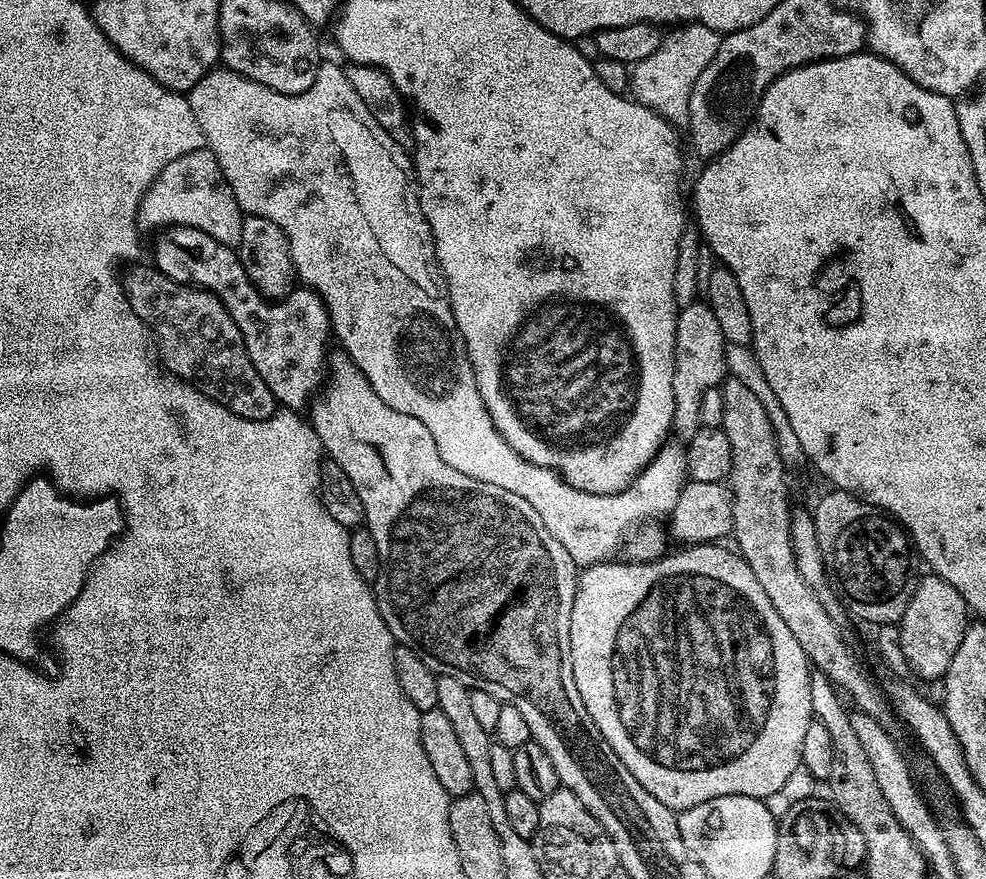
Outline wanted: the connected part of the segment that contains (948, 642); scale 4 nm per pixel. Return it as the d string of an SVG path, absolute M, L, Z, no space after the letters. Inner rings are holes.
M935 574L921 575L914 594L906 606L904 616L899 620L902 653L913 673L915 671L924 680L939 681L958 651L962 634L966 634L970 623L968 603L940 576Z

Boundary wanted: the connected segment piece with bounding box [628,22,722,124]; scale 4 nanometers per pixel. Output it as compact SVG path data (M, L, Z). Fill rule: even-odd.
M695 22L685 23L669 32L669 35L667 33L661 39L660 46L654 54L631 67L628 92L640 104L654 109L672 123L680 124L687 121L689 96L693 92L694 82L714 60L722 38L718 32Z

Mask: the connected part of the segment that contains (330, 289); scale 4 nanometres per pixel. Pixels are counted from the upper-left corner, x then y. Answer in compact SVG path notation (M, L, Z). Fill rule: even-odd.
M321 63L318 74L314 78L314 86L310 86L310 90L302 94L291 96L282 94L262 82L254 82L250 78L239 76L238 73L231 72L229 68L217 66L206 73L186 95L190 102L190 110L194 110L194 118L198 118L204 143L215 154L222 174L233 188L241 211L249 216L265 216L270 218L270 222L278 222L278 226L282 226L288 239L288 252L296 267L296 275L307 287L324 299L324 305L328 308L328 317L332 320L335 339L340 339L339 347L348 353L348 357L356 363L358 370L366 374L370 386L374 386L378 398L382 398L386 406L394 410L402 410L402 414L410 414L418 418L418 422L422 422L422 426L430 430L430 438L434 438L434 446L438 454L442 454L442 462L446 462L446 466L454 466L454 470L466 474L466 478L478 478L478 482L490 482L490 486L502 486L502 490L510 490L518 494L518 498L526 498L526 502L530 502L530 506L538 510L538 518L542 518L546 530L550 530L550 534L554 534L554 538L562 542L566 554L570 554L570 558L577 562L602 564L611 561L615 557L612 555L619 548L621 551L626 537L633 529L653 518L660 518L656 516L664 518L671 513L674 502L678 502L678 494L683 490L688 474L686 451L679 443L676 443L677 445L672 444L673 442L665 443L643 472L621 492L598 494L583 492L570 486L564 481L563 476L553 472L551 468L538 468L526 462L498 434L490 414L484 408L482 394L476 385L476 375L468 360L460 331L456 328L452 317L452 303L448 301L448 288L444 284L444 274L440 271L439 262L436 261L432 231L422 214L413 157L401 144L394 142L390 133L382 130L382 126L378 126L378 118L374 118L374 114L366 110L366 102L362 102L362 98L358 98L358 93L354 91L354 86L350 86L350 78L343 67L340 69L336 64Z

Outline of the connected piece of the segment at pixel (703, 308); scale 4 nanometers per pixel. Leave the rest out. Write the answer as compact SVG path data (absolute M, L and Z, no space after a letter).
M700 298L681 307L676 313L676 337L674 338L674 418L672 432L680 435L681 441L694 438L701 422L698 406L706 390L723 385L729 375L728 362L724 349L726 341L722 335L722 326L714 318L714 310Z

